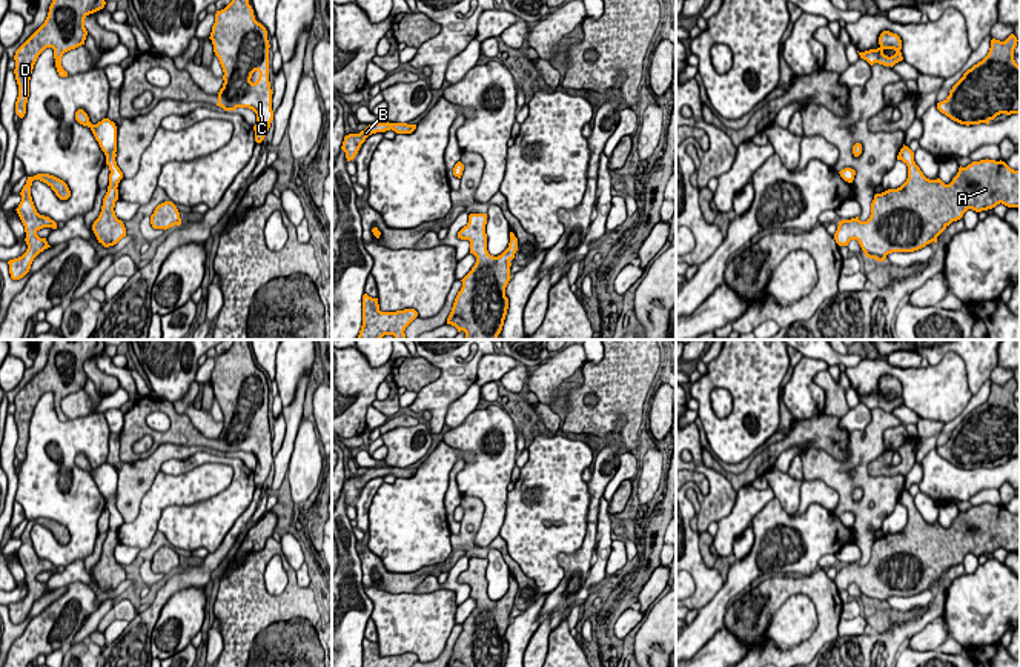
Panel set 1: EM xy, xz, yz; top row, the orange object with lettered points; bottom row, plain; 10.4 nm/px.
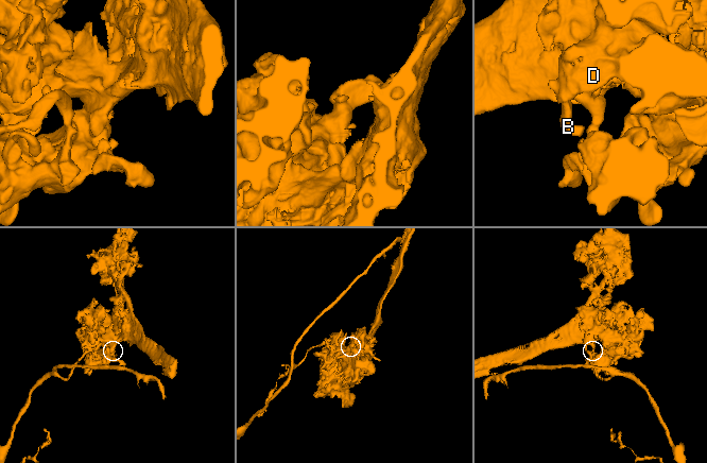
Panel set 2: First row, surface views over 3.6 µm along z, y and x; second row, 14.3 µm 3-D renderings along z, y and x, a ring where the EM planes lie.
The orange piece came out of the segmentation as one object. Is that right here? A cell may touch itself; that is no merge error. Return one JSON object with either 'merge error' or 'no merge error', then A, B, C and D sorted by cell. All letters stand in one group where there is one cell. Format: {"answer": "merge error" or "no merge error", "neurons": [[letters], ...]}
{"answer": "merge error", "neurons": [["A", "C", "D"], ["B"]]}

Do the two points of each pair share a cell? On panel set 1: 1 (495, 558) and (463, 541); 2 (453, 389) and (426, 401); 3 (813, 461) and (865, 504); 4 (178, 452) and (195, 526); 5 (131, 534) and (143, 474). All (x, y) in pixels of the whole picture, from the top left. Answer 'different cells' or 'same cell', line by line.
1: different cells
2: same cell
3: same cell
4: different cells
5: different cells

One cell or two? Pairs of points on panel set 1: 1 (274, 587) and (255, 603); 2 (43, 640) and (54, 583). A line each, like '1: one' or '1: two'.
1: two
2: two

